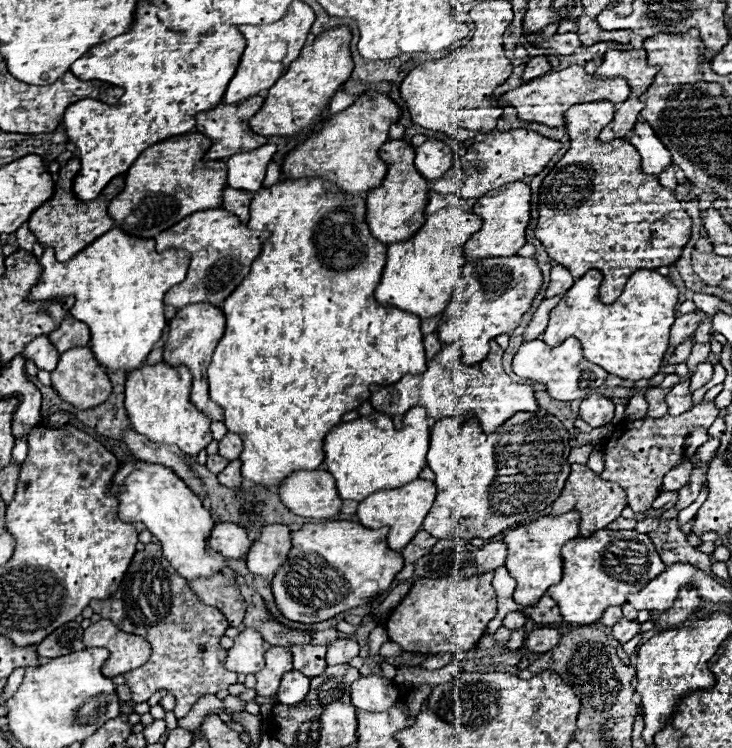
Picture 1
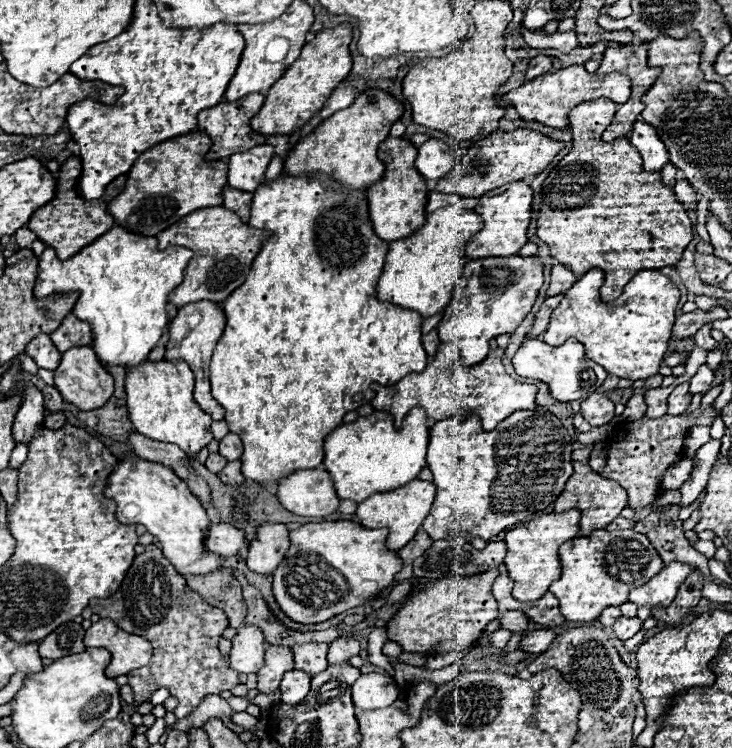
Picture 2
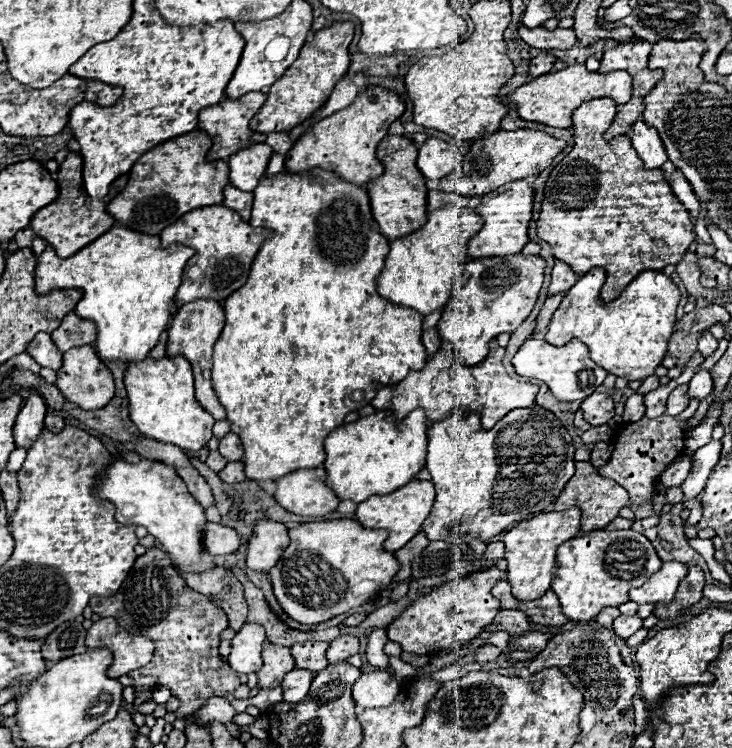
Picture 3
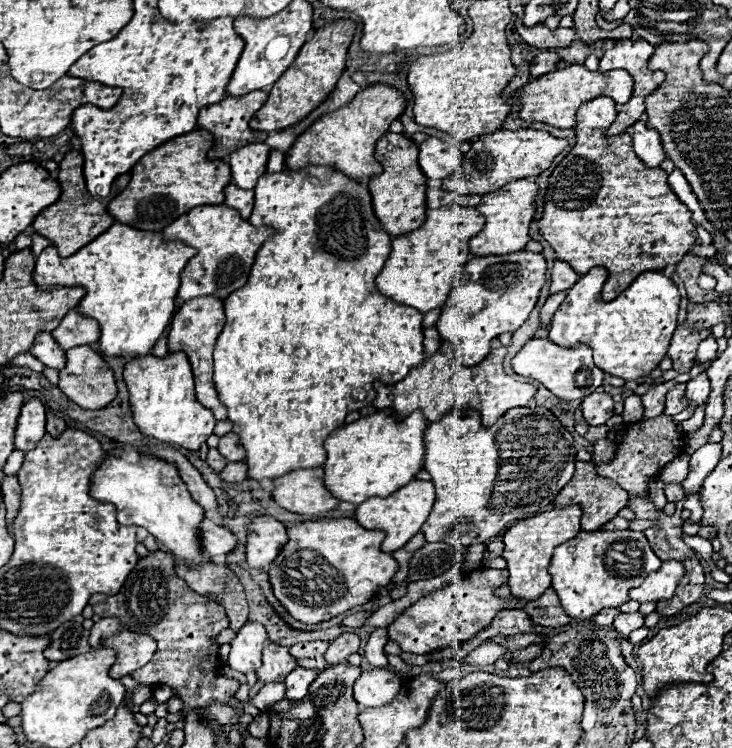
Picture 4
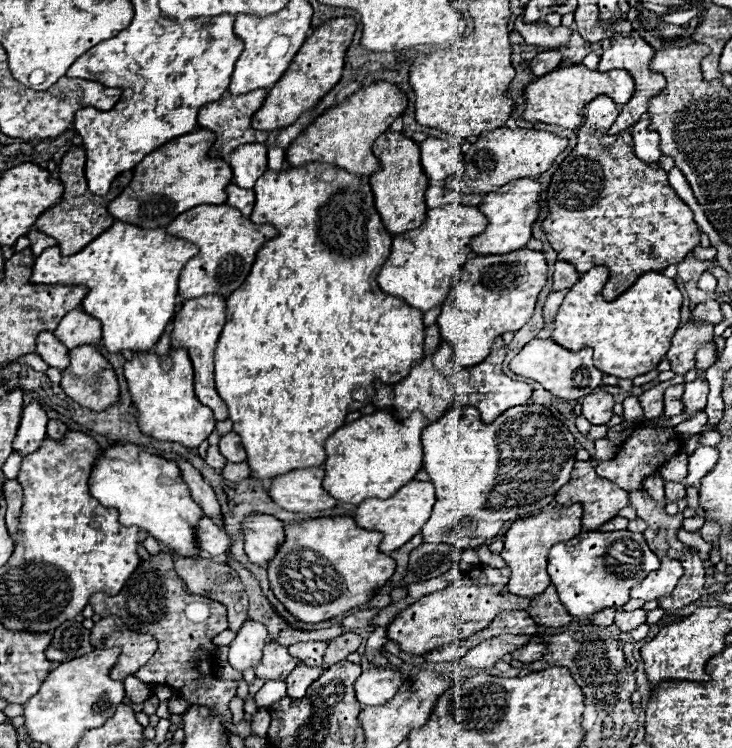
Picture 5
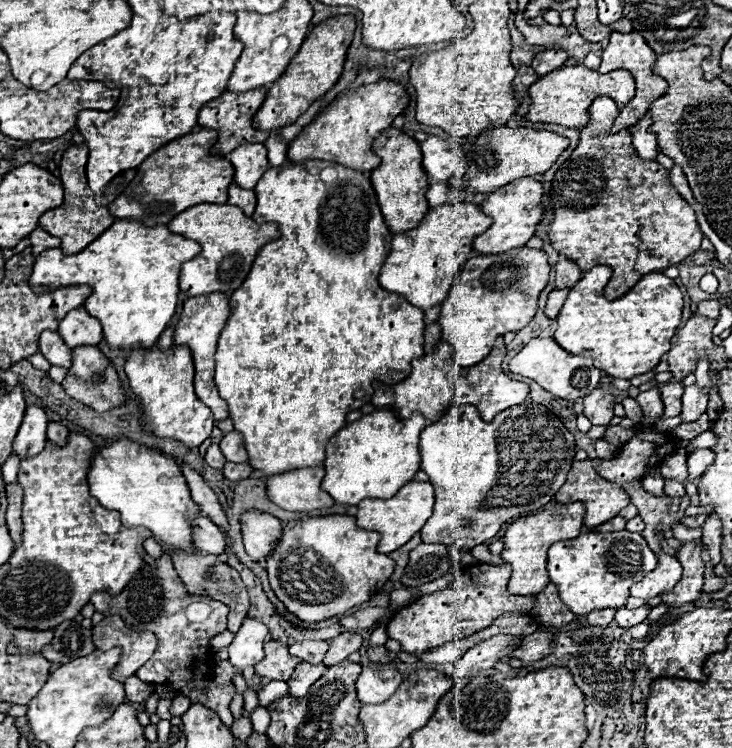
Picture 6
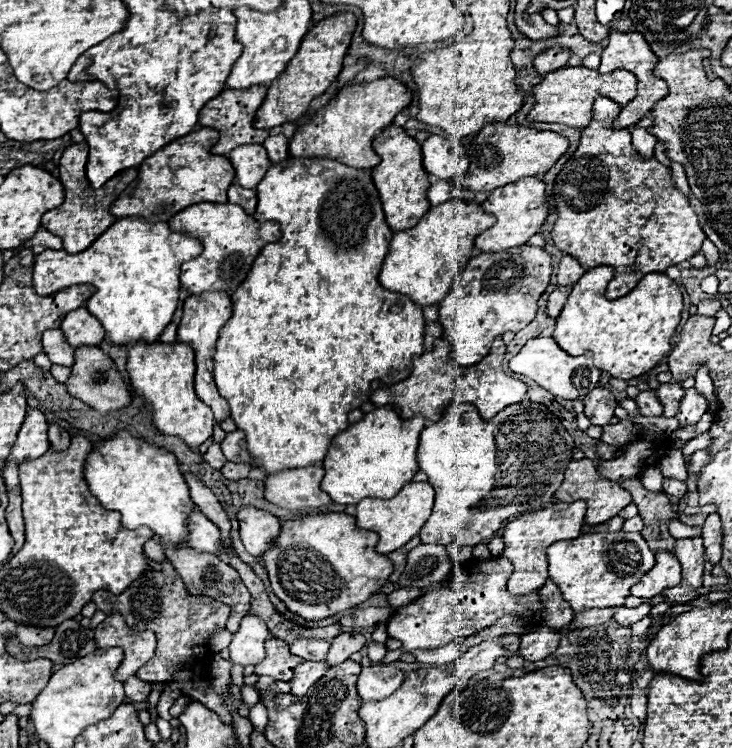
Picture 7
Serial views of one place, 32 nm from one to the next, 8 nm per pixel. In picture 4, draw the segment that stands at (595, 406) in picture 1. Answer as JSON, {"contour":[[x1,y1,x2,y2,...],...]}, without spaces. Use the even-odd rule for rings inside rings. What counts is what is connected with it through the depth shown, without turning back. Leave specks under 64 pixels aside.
{"contour":[[594,392,590,398,582,400,582,410,584,410,584,420,590,426,602,426,614,416,614,400,606,392]]}

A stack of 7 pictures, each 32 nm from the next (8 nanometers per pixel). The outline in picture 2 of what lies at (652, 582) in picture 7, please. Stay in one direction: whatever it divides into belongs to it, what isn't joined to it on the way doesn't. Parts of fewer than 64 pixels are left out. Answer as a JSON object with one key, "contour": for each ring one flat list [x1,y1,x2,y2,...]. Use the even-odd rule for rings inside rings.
{"contour":[[682,562,664,564,664,568,654,578,650,578,646,586,630,592,630,602,634,602,636,606,652,606,652,608,670,606,678,592,678,586,688,578,690,572,692,568]]}

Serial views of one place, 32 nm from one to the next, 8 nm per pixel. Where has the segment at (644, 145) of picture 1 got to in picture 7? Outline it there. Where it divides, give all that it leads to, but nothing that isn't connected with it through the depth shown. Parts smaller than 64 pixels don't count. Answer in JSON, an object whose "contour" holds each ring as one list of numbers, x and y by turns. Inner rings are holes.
{"contour":[[646,114,640,122,636,122,632,126,632,144,638,148,638,152,646,158,652,158,654,156,654,144,656,144,656,138,648,132,648,128,654,124,654,118,650,114]]}

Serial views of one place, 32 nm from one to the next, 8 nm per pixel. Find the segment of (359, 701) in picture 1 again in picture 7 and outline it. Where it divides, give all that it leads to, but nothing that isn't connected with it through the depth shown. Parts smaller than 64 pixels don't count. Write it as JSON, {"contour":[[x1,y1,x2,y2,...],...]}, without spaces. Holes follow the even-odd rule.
{"contour":[[392,664,366,666,358,676,358,694,364,702,378,702,396,692,402,682,404,672]]}

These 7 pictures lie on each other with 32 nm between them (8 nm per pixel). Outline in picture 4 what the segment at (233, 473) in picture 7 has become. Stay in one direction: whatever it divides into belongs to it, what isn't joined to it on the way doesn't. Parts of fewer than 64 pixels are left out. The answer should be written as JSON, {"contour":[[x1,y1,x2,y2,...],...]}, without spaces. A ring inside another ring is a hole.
{"contour":[[228,462,220,472,220,478,226,482,242,482,248,478,248,466,244,462]]}

